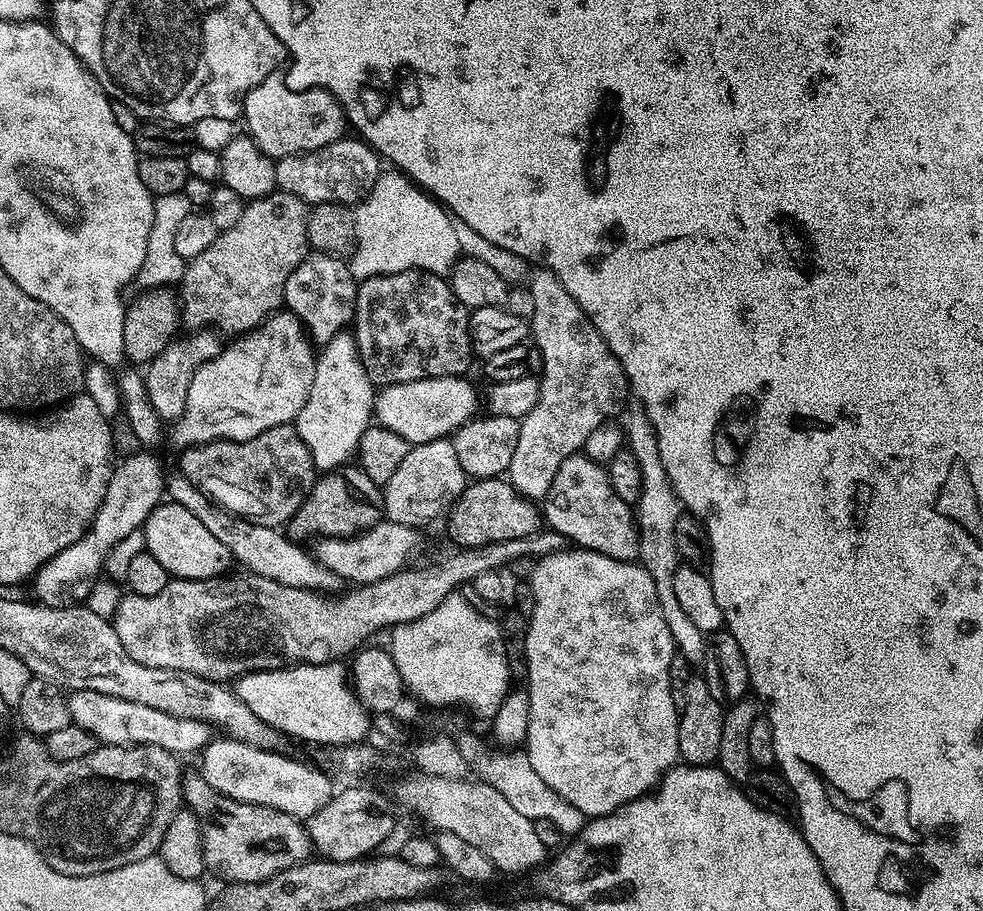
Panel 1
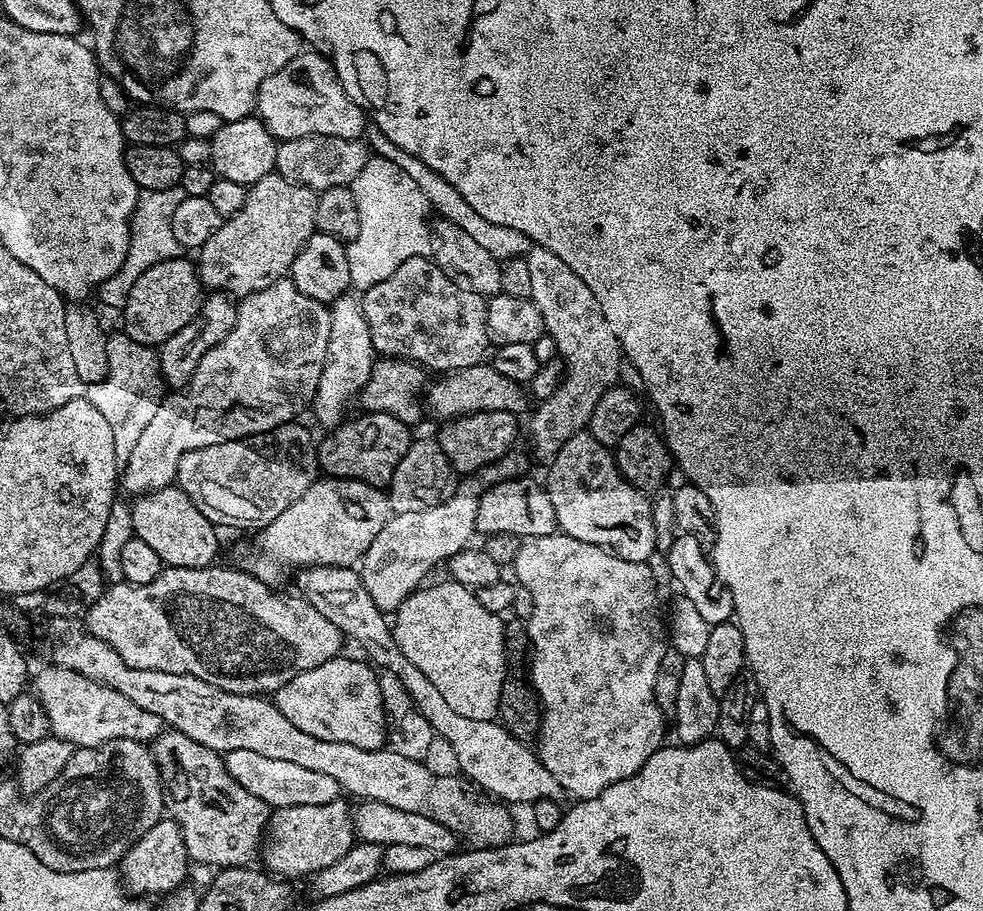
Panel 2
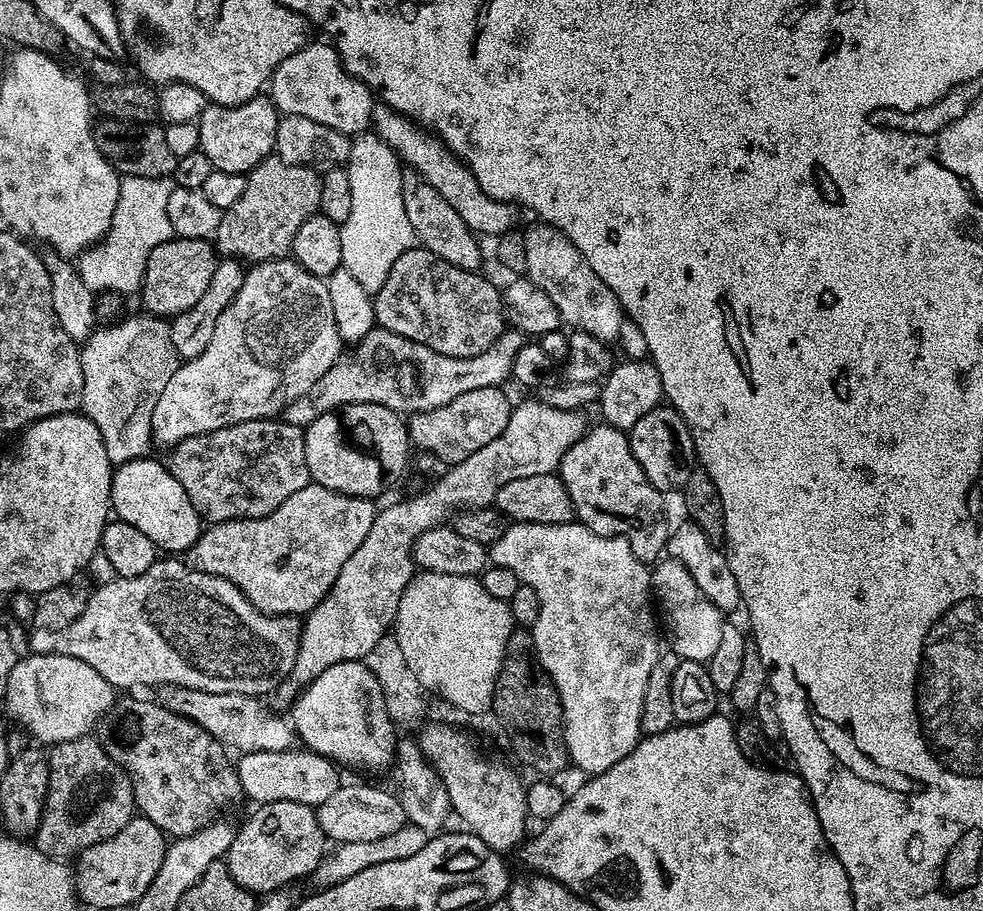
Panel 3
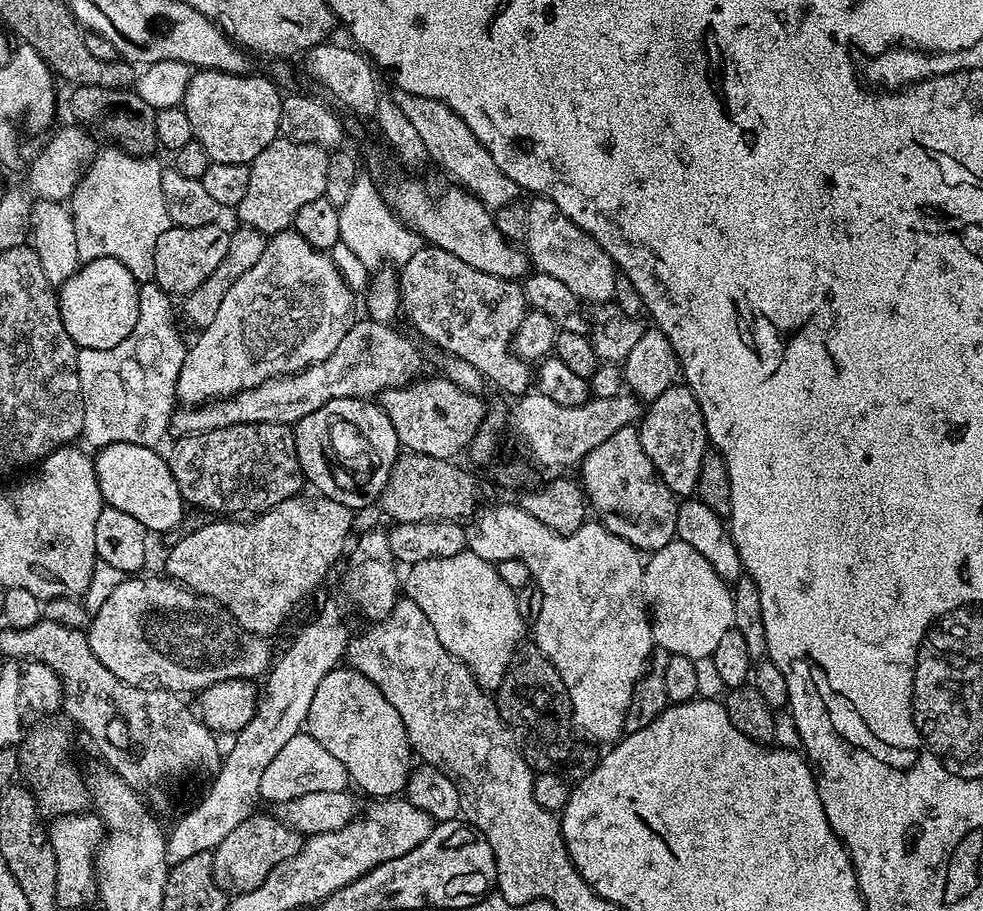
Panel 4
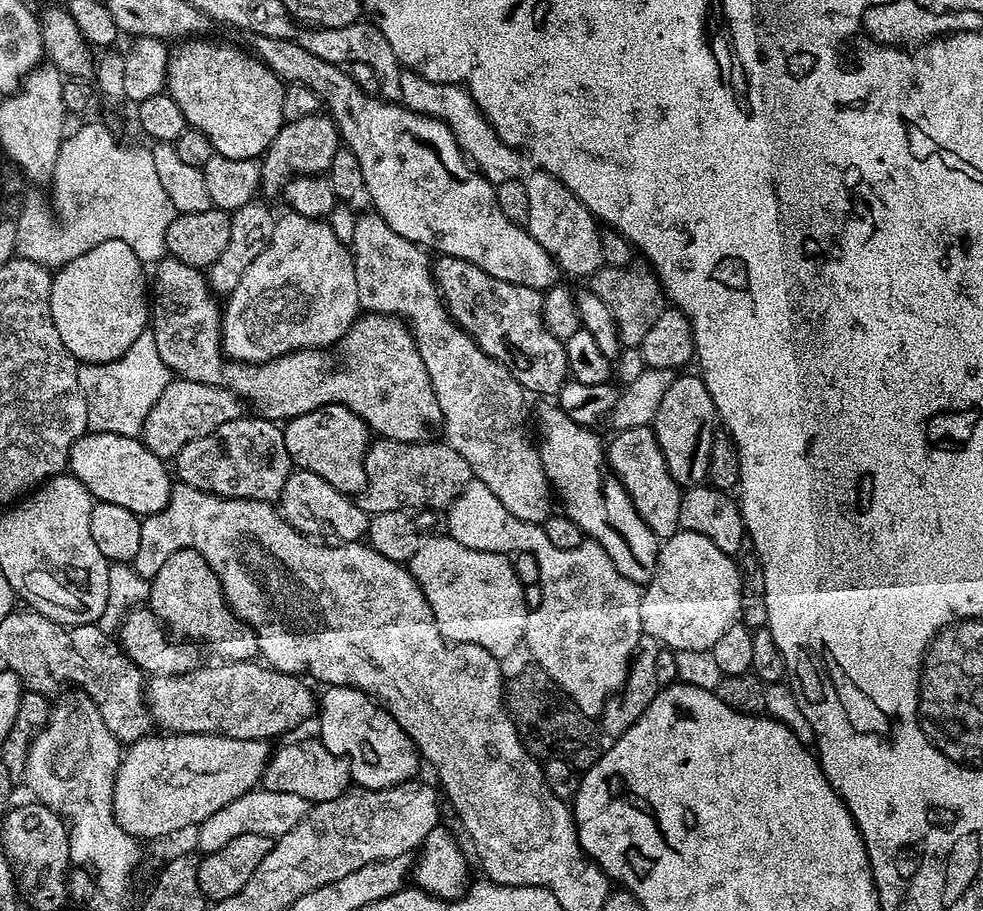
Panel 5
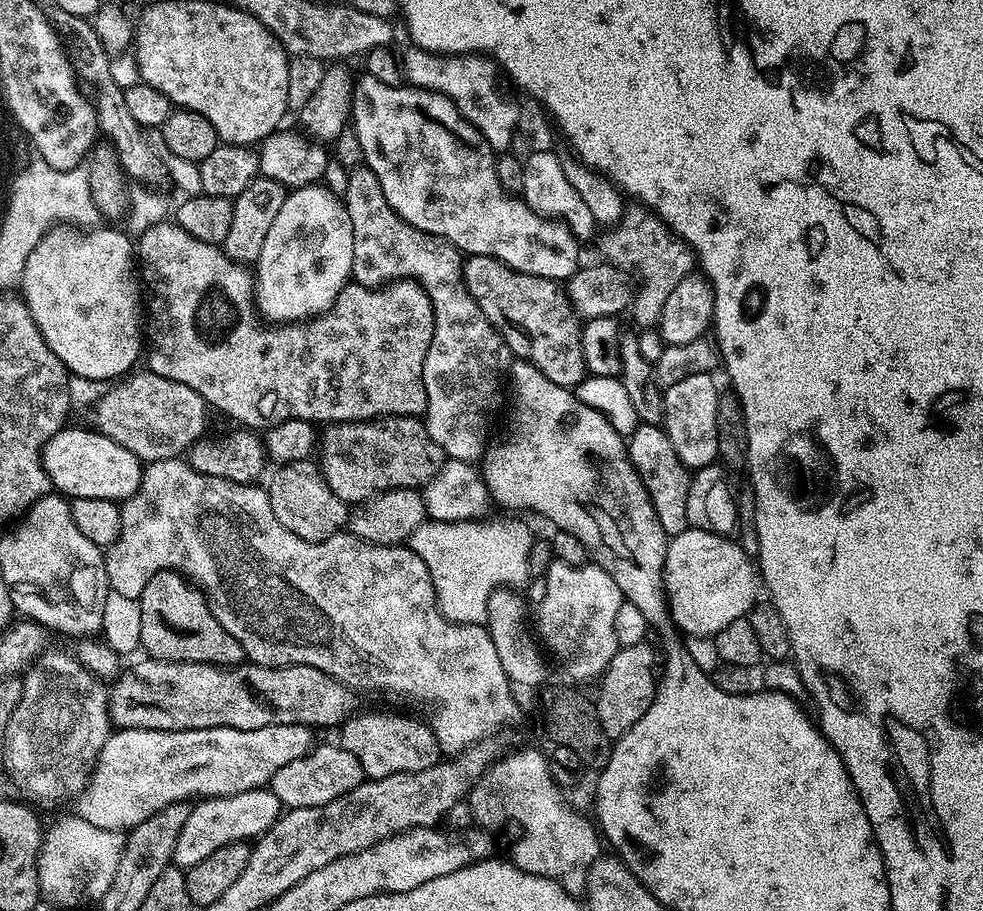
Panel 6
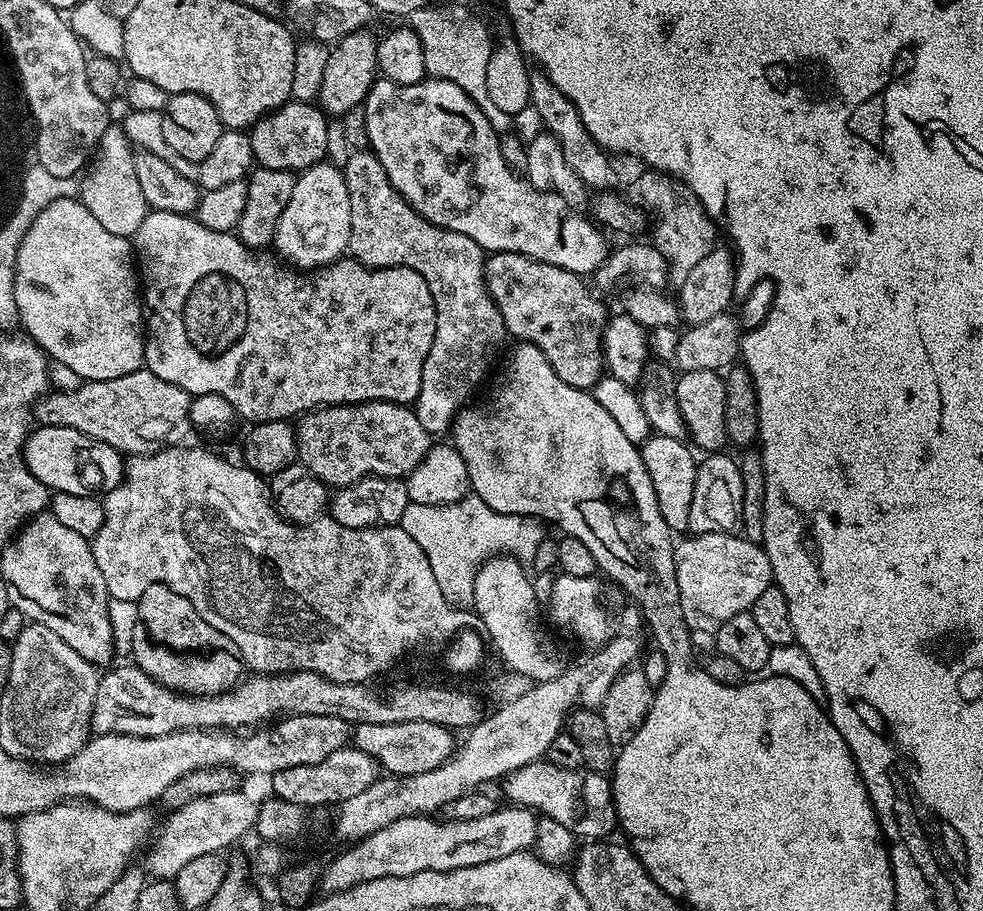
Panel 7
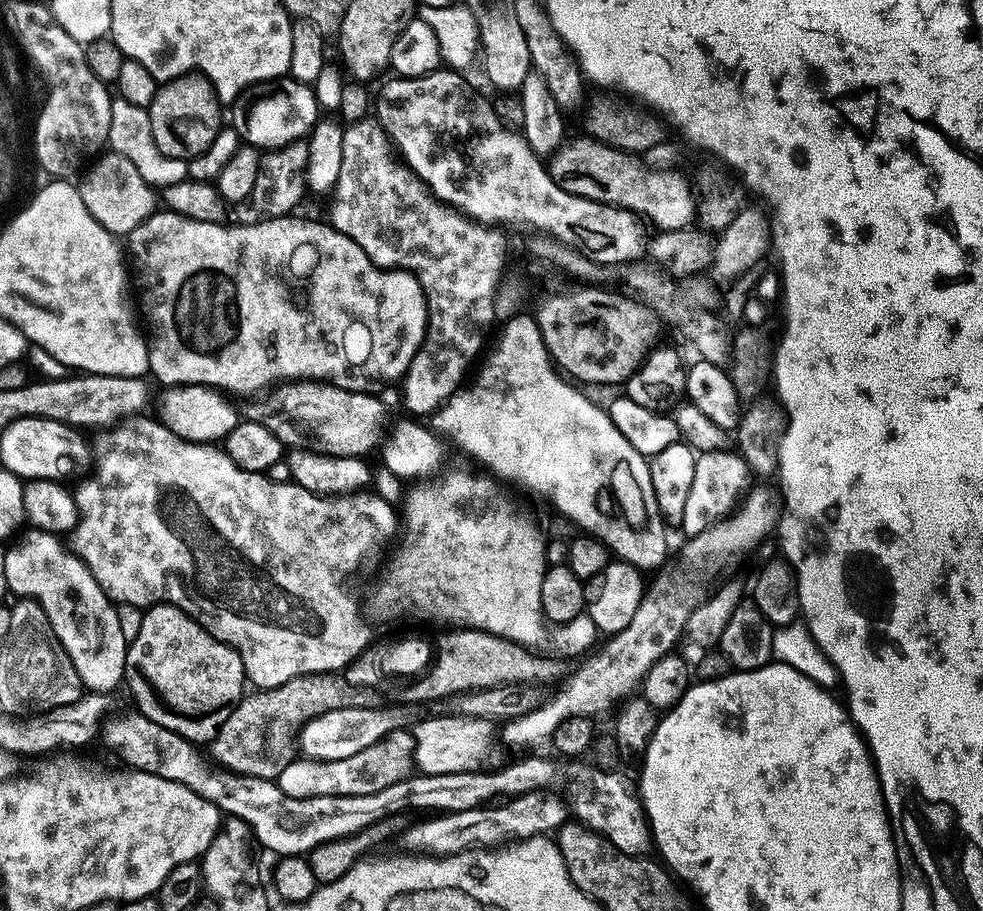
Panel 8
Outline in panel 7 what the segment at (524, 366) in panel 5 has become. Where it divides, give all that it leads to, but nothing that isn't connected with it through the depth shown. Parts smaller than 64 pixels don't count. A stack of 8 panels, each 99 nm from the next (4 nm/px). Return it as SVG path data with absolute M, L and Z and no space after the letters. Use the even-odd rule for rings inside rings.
M493 252L484 262L484 284L492 301L504 319L505 329L512 332L521 341L538 346L542 354L546 354L546 362L562 378L564 384L575 388L591 390L605 371L604 353L601 351L601 340L604 327L608 324L610 309L599 300L599 295L591 296L585 281L570 270L562 270L553 264L541 260L531 260L517 252Z

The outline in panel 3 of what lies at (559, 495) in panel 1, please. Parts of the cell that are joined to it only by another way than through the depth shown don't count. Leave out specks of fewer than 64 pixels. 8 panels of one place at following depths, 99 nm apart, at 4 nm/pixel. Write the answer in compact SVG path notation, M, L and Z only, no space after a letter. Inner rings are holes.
M603 422L597 424L597 428L589 427L584 436L578 438L578 442L574 442L560 460L558 475L566 486L566 494L570 494L575 519L599 536L626 538L626 542L630 542L630 550L634 550L640 560L659 561L665 551L670 531L670 524L664 521L665 497L650 483L646 474L642 474L642 468L638 466L638 460L630 450L625 429L614 428Z

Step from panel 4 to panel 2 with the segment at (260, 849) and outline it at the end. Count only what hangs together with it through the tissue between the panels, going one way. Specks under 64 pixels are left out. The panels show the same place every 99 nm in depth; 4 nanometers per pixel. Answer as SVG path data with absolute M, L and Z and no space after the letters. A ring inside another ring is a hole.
M337 798L322 806L275 809L262 837L263 867L277 878L307 878L325 866L334 866L334 862L338 862L338 858L342 858L342 854L346 854L346 850L350 850L354 843L354 825L347 802L347 799Z

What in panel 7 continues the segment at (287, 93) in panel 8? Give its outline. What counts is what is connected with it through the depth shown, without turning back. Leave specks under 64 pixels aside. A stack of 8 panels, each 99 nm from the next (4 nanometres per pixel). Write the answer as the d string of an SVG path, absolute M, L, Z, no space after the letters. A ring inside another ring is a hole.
M289 99L287 104L251 125L248 141L255 163L261 168L303 170L321 161L327 150L329 117L315 103Z

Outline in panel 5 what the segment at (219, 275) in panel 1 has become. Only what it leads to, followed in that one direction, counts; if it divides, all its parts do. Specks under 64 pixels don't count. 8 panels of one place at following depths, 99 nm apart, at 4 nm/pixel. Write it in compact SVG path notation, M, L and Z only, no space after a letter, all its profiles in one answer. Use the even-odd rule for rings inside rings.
M327 114L287 121L280 127L274 142L270 142L262 157L261 189L265 193L267 191L279 193L295 176L318 176L327 173L334 154L338 154L341 146L340 132L336 129L336 123L332 121L332 117Z

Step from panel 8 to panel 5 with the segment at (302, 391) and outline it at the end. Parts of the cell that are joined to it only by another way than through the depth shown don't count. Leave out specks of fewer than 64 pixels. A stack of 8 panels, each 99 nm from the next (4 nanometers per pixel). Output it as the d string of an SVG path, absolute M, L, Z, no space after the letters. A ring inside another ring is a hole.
M376 438L368 445L364 456L366 486L359 493L359 506L366 513L377 516L390 510L404 512L411 510L447 509L467 484L474 479L472 467L446 442L436 444L432 440L422 442L398 442Z

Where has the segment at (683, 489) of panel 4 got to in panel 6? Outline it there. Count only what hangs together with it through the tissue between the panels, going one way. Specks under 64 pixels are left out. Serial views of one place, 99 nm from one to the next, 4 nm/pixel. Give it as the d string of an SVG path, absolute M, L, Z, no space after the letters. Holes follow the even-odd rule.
M706 373L693 374L662 392L664 433L674 446L674 454L689 470L705 468L718 460L718 398L722 392L712 379Z

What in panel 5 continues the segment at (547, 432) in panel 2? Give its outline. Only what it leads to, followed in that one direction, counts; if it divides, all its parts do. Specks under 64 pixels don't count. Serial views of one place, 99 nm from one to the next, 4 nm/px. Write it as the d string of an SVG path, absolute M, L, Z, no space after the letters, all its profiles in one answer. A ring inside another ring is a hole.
M532 170L523 181L526 195L529 198L529 218L527 230L532 237L552 256L552 261L561 273L569 272L572 276L592 275L604 264L602 242L600 241L601 225L592 211L558 178L543 170Z

